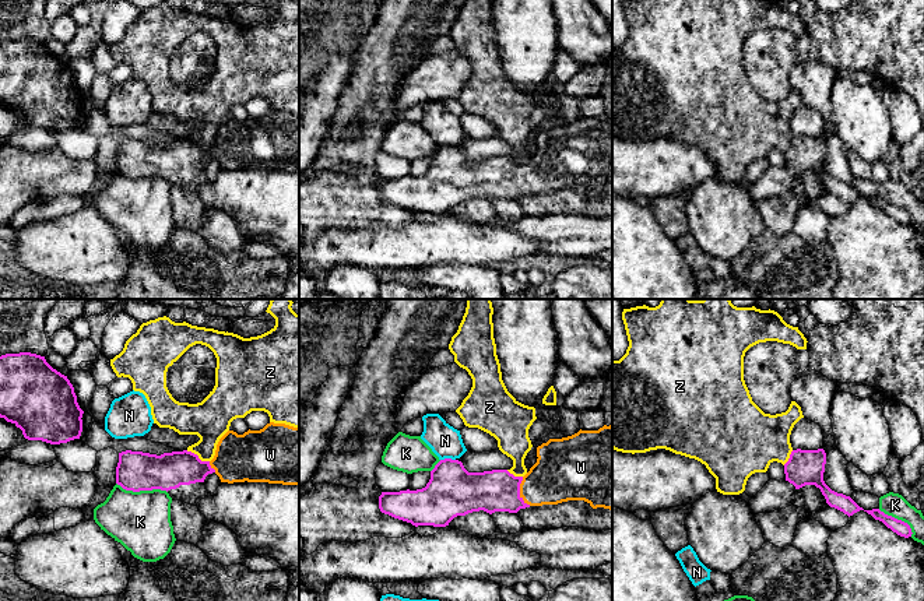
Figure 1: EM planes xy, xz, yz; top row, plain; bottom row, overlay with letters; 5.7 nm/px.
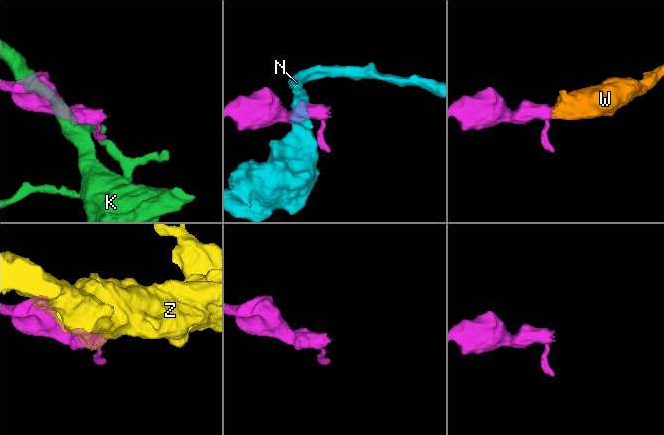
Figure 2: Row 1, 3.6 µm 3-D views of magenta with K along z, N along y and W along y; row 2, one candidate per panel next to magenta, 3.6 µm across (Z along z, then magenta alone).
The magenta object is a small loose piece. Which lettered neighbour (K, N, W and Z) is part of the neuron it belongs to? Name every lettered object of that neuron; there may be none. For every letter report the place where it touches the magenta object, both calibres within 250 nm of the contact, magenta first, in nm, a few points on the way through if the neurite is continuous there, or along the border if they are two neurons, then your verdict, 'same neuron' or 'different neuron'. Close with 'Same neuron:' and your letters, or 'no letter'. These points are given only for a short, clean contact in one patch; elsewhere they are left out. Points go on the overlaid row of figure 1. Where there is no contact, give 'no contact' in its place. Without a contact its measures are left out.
K: meets magenta in xy at (141, 489); 220 nm thick on the magenta side, 340 nm on the other; different neuron
N: meets magenta in xz at (448, 459); 300 nm thick on the magenta side, 180 nm on the other; border along xz (455, 459), (441, 460); different neuron
W: meets magenta in xz at (519, 492); 240 nm thick on the magenta side, 300 nm on the other; runs through xz (492, 491), (519, 492), (534, 489), (558, 475); same neuron
Z: meets magenta in xy at (197, 456); 220 nm thick on the magenta side, 240 nm on the other; border along xy (186, 450), (208, 461); different neuron
Same neuron: W

